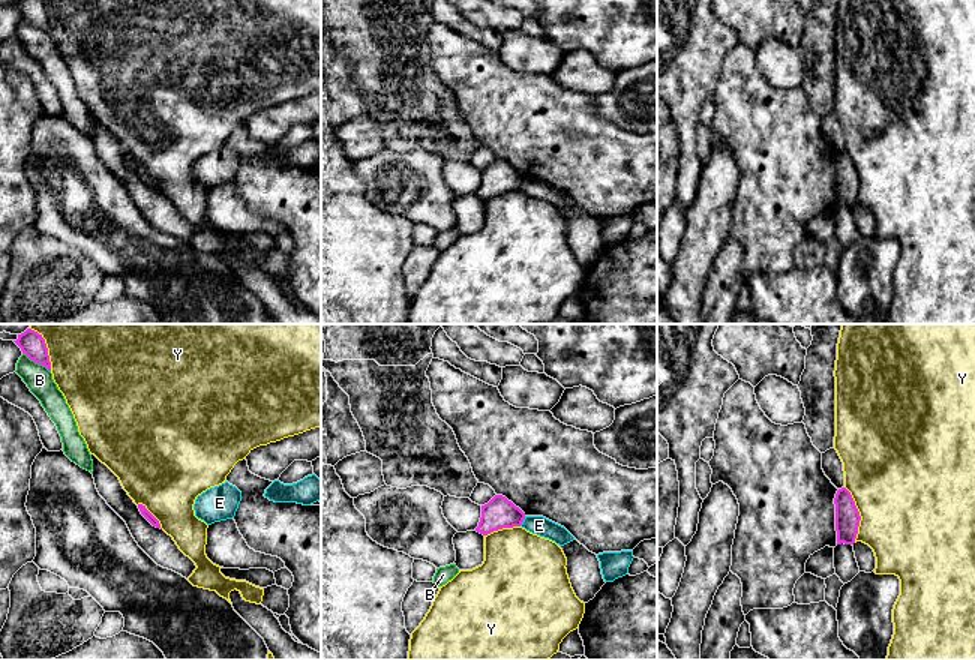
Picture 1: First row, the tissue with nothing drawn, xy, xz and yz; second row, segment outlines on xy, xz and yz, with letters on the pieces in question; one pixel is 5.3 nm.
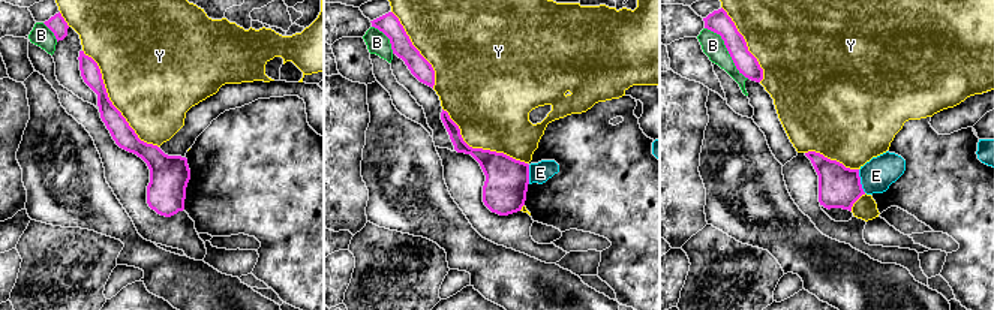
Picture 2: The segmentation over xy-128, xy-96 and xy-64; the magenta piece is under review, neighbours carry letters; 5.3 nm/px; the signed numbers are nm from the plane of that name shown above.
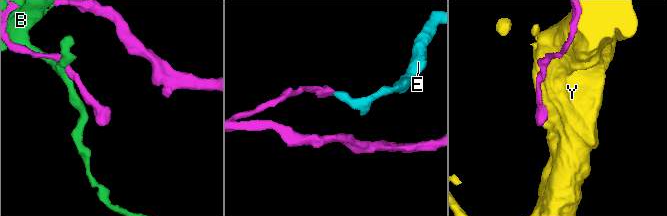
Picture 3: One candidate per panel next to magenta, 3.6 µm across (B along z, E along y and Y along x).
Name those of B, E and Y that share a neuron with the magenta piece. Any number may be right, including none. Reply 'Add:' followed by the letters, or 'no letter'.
Add: no letter

